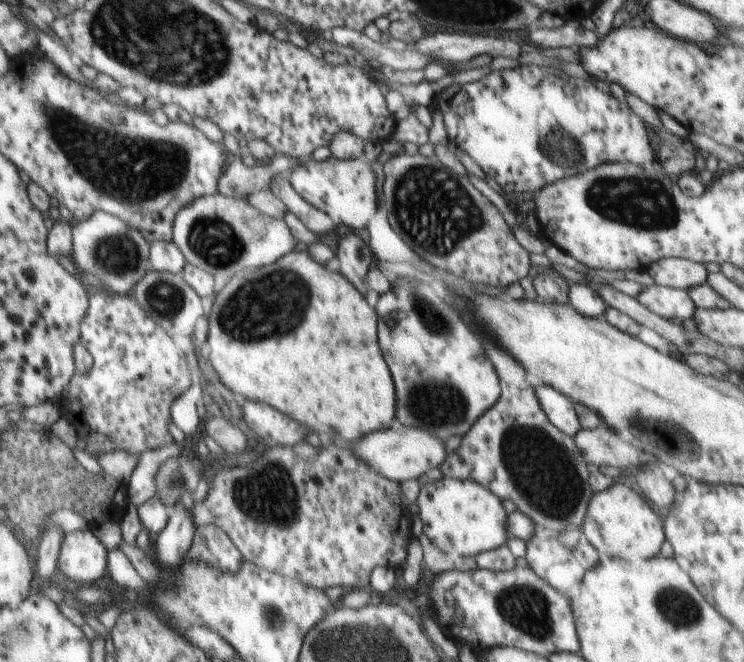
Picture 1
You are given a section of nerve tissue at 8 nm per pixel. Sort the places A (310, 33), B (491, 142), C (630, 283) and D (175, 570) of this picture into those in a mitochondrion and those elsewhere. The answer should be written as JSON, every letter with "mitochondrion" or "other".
{"A":"other","B":"other","C":"other","D":"other"}

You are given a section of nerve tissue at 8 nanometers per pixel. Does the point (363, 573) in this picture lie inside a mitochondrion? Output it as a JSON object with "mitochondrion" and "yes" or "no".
{"mitochondrion":"no"}

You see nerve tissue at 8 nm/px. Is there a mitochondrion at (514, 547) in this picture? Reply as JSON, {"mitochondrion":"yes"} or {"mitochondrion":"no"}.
{"mitochondrion":"no"}

